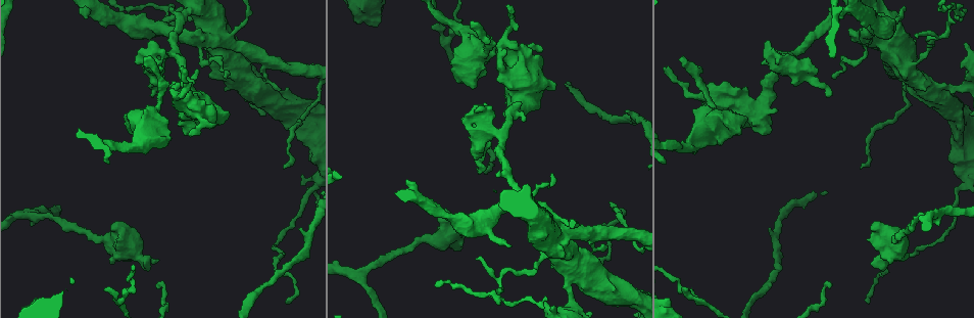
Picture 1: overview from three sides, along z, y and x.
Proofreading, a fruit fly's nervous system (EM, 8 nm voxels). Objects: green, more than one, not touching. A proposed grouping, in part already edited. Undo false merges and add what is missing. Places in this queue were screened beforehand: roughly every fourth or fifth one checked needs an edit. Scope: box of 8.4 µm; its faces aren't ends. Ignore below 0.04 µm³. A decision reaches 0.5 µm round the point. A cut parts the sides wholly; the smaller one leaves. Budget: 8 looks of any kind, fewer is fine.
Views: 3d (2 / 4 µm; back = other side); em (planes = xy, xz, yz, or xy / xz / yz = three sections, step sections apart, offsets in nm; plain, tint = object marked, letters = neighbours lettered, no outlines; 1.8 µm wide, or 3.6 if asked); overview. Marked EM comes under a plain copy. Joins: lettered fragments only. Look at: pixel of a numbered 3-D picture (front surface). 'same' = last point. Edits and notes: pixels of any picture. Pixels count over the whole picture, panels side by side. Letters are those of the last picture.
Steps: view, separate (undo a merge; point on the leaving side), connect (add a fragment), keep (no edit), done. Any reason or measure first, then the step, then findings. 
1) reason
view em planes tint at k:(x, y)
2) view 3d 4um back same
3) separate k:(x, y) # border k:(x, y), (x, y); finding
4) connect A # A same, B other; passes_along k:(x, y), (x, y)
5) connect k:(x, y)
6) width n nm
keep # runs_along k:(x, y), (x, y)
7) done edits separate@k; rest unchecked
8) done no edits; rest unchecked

narrows sharply
view em 3.6um planes letters at 1:(153, 110)

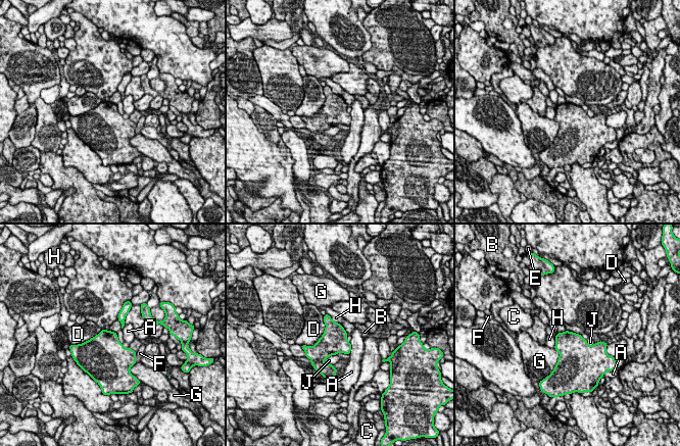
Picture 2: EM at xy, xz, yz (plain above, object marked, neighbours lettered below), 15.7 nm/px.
keep # A other, B other, C other, D other, E other, F other, G other, H other, J other; border 2:(350, 342), (349, 354); all the same cell

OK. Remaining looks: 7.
abrupt turn
view em planes letters at 1:(220, 38)

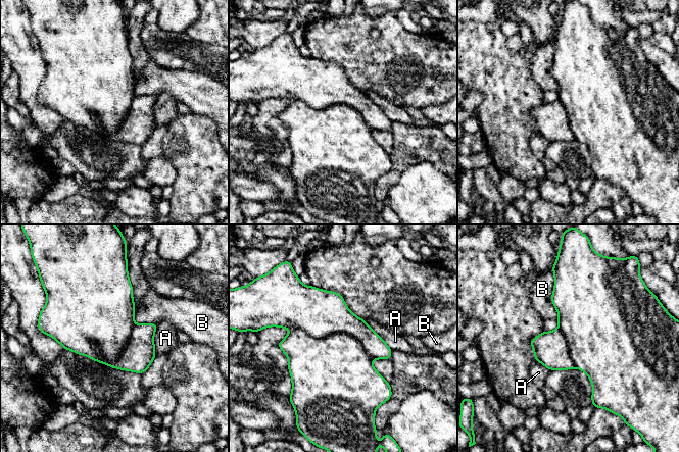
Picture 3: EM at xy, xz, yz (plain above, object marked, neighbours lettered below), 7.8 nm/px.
width 550 nm; longest_contact B 400 nm
separate 3:(318, 312) # A other, B other; two cells meet here

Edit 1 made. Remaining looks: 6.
branch stops here
view em xz step 8 letters at 1:(885, 261)

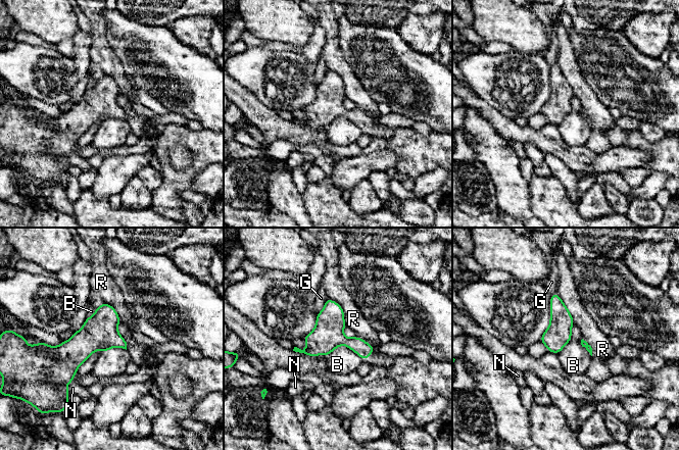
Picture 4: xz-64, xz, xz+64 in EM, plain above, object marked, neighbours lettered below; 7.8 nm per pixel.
view em planes letters same

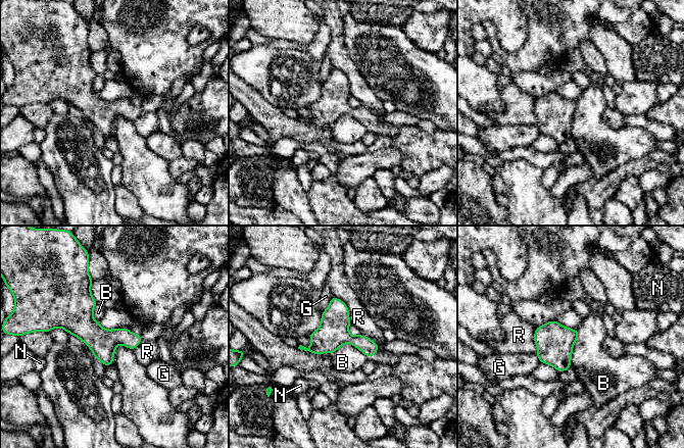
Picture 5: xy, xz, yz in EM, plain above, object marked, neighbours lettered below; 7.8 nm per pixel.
keep # B other, G other, N other, R other; border 5:(98, 303), (93, 310), (96, 321); none of them fits

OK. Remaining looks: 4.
done edits separate@3; rest unchecked

